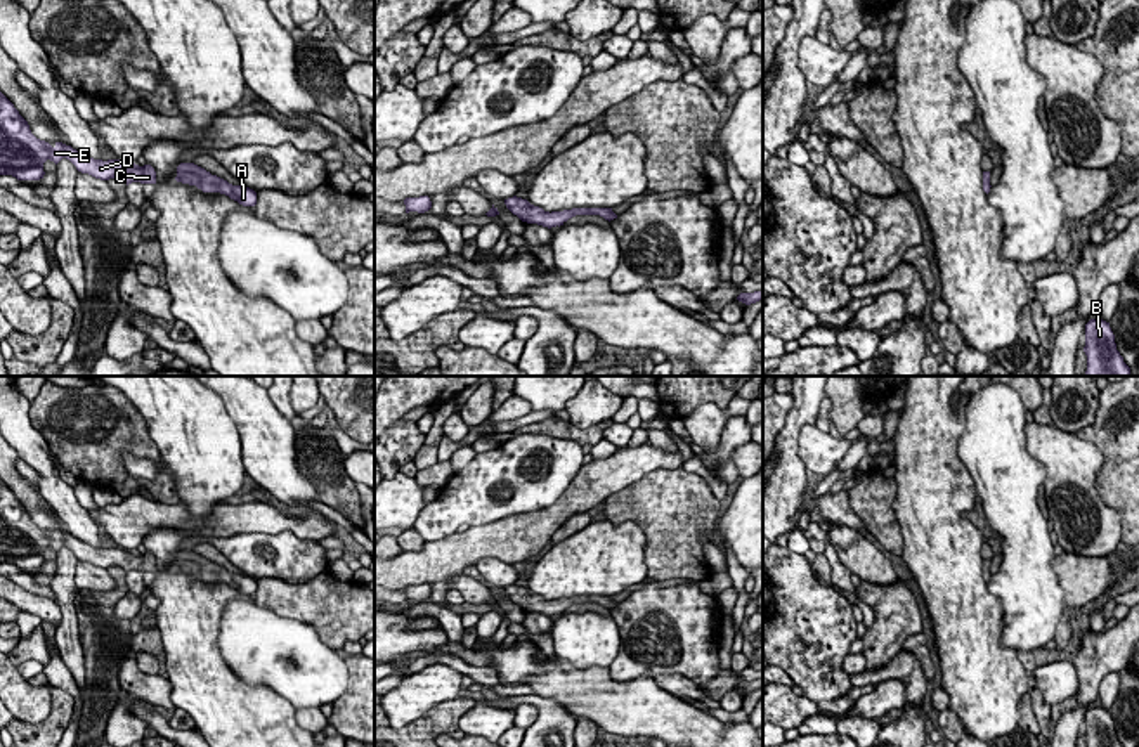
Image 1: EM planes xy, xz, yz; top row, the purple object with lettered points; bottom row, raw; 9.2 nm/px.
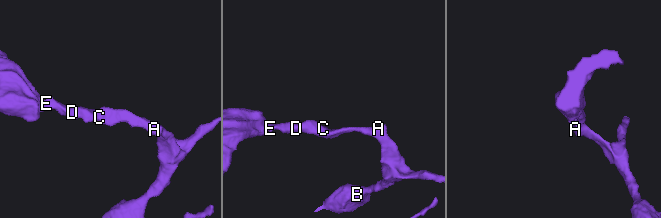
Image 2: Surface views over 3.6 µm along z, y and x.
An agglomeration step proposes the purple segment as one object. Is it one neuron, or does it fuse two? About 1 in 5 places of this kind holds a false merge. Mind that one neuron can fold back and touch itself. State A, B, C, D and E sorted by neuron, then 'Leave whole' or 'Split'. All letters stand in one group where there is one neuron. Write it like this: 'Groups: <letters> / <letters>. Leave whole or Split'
Groups: A B C D E. Leave whole

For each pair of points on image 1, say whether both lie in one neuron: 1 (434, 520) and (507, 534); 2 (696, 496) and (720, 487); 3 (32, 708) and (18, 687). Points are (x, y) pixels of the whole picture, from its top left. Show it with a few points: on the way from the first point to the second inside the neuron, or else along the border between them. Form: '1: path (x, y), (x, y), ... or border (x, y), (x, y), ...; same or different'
1: border (455, 531), (427, 543); different
2: border (682, 467), (699, 474), (720, 500); different
3: path (26, 702), (18, 692); same

